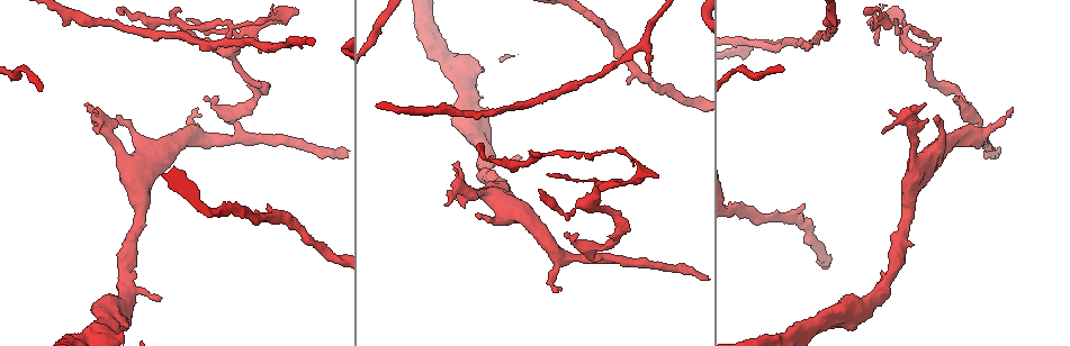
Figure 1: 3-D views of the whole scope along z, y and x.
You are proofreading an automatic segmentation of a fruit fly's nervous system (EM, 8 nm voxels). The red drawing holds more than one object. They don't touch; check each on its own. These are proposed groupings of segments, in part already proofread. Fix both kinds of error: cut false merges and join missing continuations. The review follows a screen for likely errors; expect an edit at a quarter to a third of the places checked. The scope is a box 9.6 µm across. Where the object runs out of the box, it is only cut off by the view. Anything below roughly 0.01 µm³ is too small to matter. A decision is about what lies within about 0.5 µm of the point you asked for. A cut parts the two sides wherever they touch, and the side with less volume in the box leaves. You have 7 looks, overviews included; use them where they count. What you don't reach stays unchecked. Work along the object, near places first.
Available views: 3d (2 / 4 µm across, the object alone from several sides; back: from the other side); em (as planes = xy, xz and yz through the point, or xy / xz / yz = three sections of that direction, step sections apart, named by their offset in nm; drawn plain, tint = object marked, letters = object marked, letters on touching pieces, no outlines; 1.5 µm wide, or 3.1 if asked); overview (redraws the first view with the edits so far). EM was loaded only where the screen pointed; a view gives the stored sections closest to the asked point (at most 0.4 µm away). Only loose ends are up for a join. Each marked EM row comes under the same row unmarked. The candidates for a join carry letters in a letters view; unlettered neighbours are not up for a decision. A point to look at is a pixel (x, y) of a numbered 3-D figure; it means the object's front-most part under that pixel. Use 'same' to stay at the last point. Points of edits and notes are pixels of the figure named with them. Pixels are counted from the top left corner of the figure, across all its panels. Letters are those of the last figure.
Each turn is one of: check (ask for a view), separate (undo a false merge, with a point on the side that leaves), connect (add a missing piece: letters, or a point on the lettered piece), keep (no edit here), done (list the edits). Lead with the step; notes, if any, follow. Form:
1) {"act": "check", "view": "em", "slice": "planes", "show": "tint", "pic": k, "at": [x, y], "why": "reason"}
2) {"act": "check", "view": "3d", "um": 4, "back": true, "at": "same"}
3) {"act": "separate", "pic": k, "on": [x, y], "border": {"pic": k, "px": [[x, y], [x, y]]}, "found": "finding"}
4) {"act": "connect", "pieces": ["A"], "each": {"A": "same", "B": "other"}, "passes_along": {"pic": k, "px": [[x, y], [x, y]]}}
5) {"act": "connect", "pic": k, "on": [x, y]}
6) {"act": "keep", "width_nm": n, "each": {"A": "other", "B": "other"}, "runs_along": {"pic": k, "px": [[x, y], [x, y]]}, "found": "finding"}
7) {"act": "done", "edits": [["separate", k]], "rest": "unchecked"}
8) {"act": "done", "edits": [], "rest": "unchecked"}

{"act": "check", "view": "em", "slice": "planes", "show": "tint", "pic": 1, "at": [918, 180], "why": "calibre changes"}

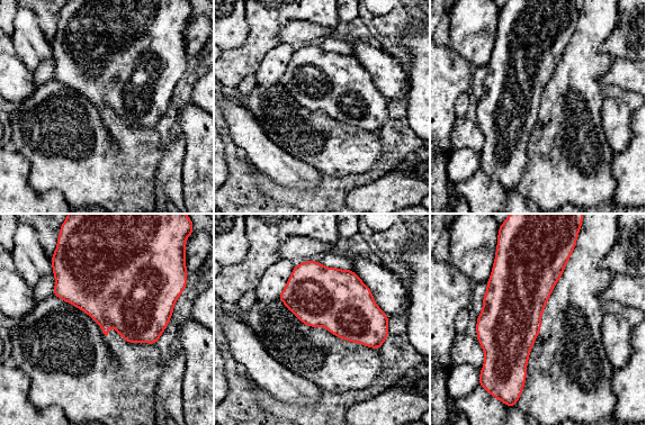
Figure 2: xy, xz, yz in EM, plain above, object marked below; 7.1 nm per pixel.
{"act": "check", "view": "em", "slice": "planes", "show": "letters", "at": "same", "why": "see the neighbours"}

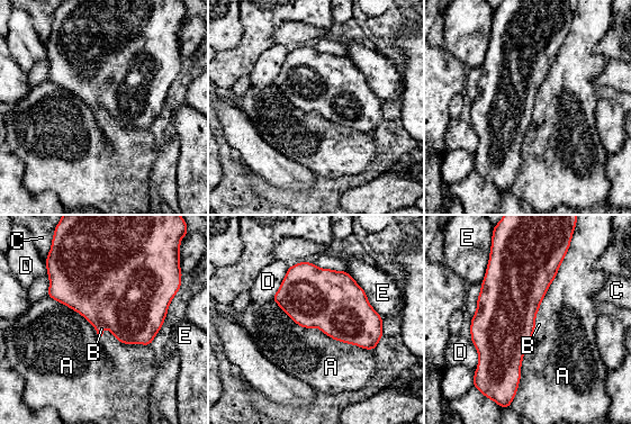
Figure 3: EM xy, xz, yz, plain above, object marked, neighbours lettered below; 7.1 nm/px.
{"act": "keep", "width_nm": 280, "each": {"A": "other", "B": "other", "C": "other", "D": "other", "E": "other"}, "border": {"pic": 3, "px": [[272, 299], [300, 326], [373, 350]]}, "found": "one neuron here"}

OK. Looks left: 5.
{"act": "check", "view": "3d", "um": 2, "back": true, "pic": 1, "at": [931, 41], "why": "narrows sharply"}

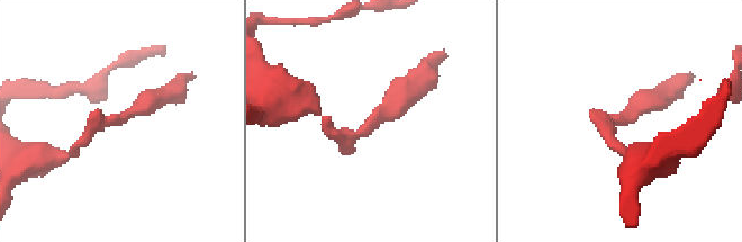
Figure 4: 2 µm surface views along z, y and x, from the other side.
{"act": "check", "view": "em", "slice": "xy", "step": 4, "show": "tint", "pic": 4, "at": [369, 125], "why": "shape alone is not enough"}

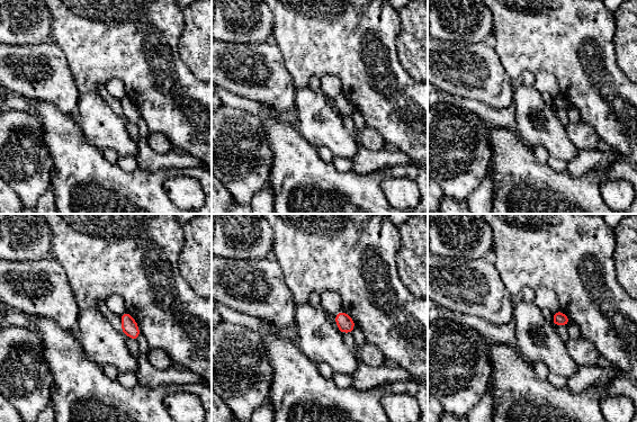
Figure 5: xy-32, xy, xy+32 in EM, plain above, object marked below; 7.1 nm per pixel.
{"act": "check", "view": "em", "slice": "planes", "show": "letters", "at": "same", "why": "cut it another way"}

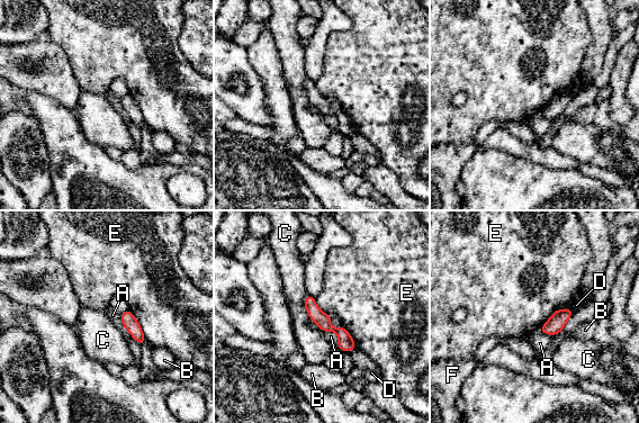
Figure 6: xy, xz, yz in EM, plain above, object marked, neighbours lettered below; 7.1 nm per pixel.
{"act": "keep", "longest_contact_nm": ["E", 280], "each": {"A": "other", "B": "other", "C": "other", "D": "other", "E": "other", "F": "other"}, "runs_along": {"pic": 6, "px": [[308, 298], [314, 312], [352, 345]]}, "found": "all the same neuron"}

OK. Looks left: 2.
{"act": "check", "view": "em", "slice": "planes", "show": "letters", "pic": 1, "at": [904, 51]}

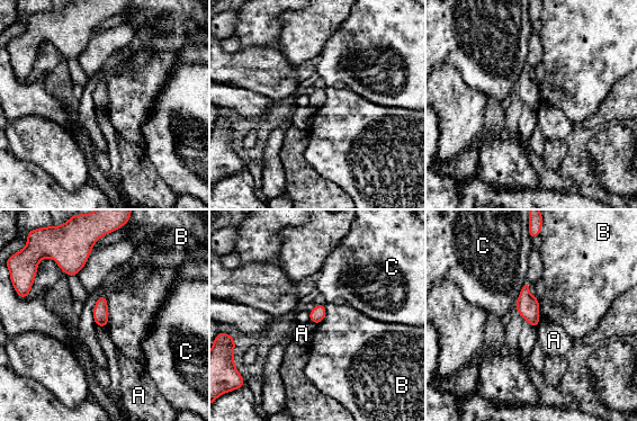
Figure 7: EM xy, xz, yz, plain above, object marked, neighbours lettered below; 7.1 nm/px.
{"act": "keep", "each": {"A": "other", "B": "other", "C": "other"}, "found": "none of them fits"}

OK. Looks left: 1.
{"act": "done", "edits": [], "rest": "unchecked"}

